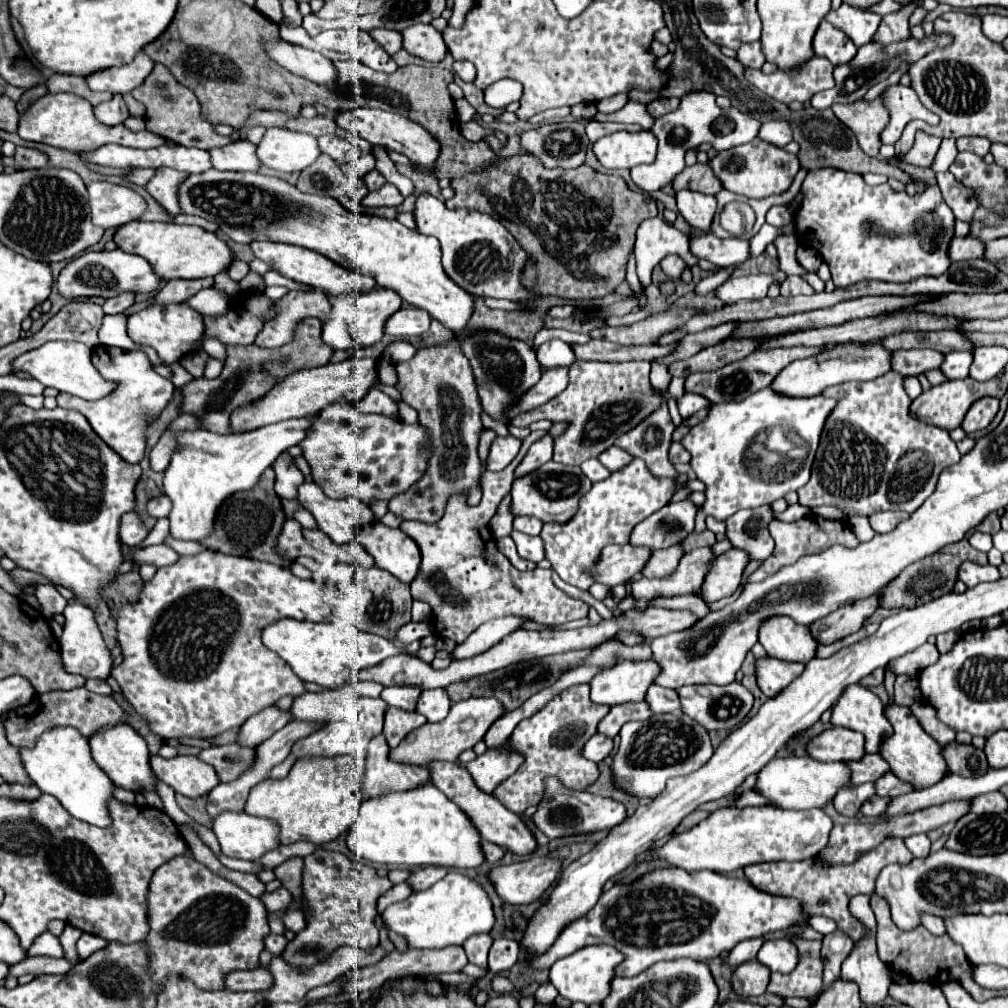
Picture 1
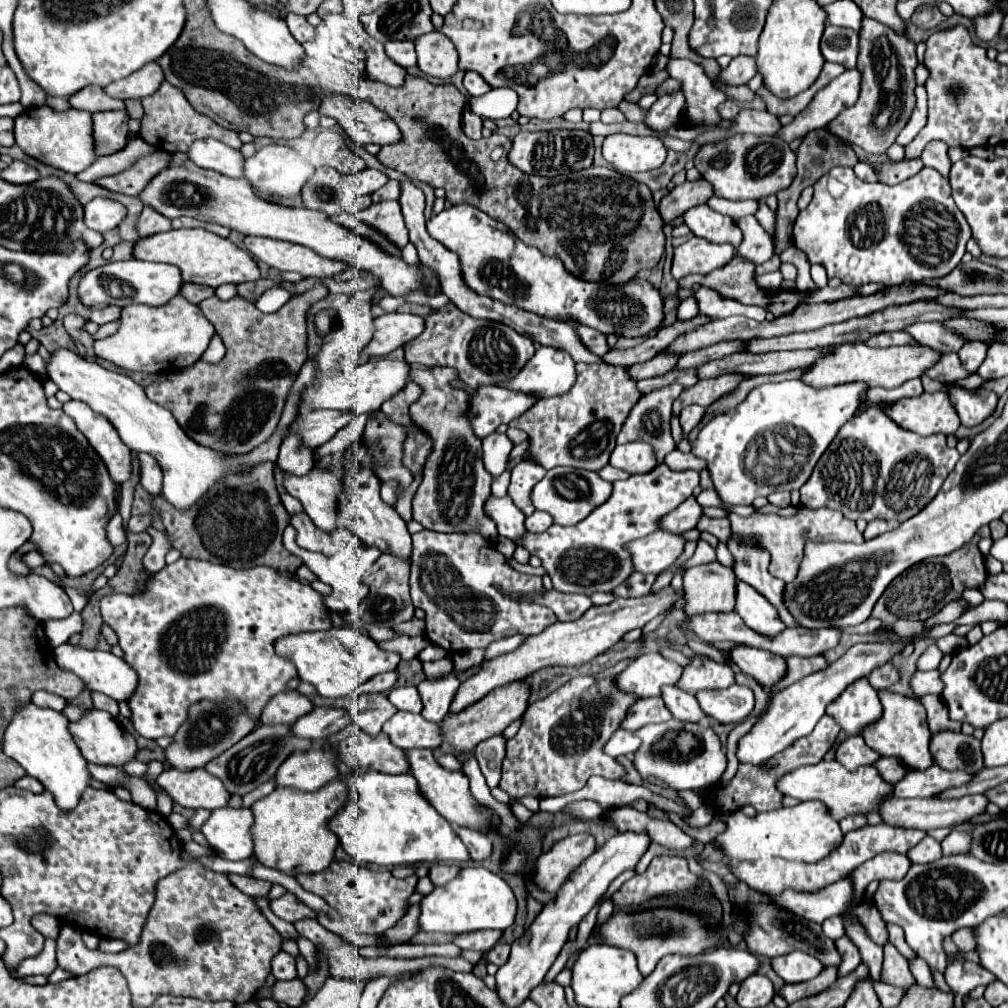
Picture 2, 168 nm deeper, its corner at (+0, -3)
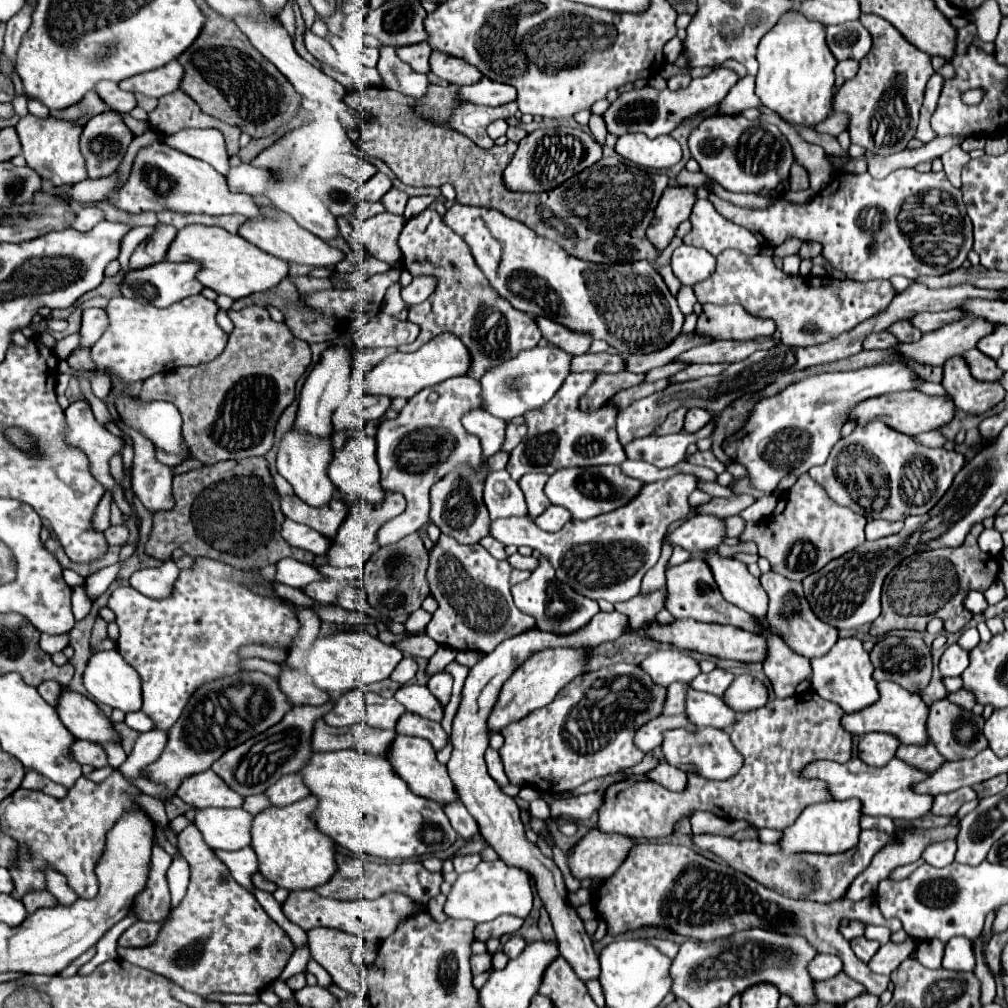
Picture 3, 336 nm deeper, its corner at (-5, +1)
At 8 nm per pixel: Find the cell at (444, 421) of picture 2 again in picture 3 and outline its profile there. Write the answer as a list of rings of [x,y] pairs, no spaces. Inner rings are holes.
[[[482,465],[478,473],[470,473],[470,469],[460,469],[456,473],[446,475],[430,491],[430,501],[432,501],[430,519],[440,527],[442,533],[454,537],[458,543],[464,543],[464,545],[478,543],[482,537],[488,535],[490,517],[482,501],[482,481],[486,479],[486,473],[488,473],[486,465]]]

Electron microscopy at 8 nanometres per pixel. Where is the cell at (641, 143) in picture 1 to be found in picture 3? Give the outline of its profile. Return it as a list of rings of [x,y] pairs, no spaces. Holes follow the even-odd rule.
[[[644,133],[626,135],[616,141],[616,153],[636,165],[654,169],[668,169],[682,159],[682,149],[670,135],[656,139],[650,139]]]

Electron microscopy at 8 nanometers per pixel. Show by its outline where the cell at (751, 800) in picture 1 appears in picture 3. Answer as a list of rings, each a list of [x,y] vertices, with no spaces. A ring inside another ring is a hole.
[[[698,811],[692,817],[692,831],[694,833],[712,833],[712,835],[724,835],[724,837],[732,837],[736,831],[744,830],[749,825],[746,821],[728,821],[722,819],[714,813],[706,813],[706,811]]]

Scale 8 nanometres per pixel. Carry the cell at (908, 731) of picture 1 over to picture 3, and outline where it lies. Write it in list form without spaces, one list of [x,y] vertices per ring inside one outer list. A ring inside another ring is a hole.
[[[882,681],[878,683],[878,693],[880,693],[880,699],[862,709],[856,711],[856,713],[844,713],[842,717],[842,727],[852,733],[852,735],[866,735],[866,733],[872,733],[872,731],[880,731],[880,733],[890,733],[890,735],[896,735],[902,743],[906,745],[916,745],[916,743],[926,743],[928,737],[926,737],[926,717],[928,717],[928,705],[920,699],[920,695],[914,695],[902,687],[898,687],[896,683],[892,681]]]

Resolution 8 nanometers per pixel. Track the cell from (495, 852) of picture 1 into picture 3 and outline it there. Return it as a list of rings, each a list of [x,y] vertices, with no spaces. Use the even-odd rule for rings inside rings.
[[[450,801],[444,805],[444,813],[448,815],[454,831],[466,839],[466,837],[472,837],[474,833],[478,833],[478,823],[476,819],[466,811],[466,807],[462,805],[462,801]]]

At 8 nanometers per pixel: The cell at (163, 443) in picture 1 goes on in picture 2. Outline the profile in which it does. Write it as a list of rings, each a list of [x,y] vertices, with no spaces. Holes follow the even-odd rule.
[[[139,453],[139,461],[141,461],[141,485],[149,491],[149,493],[161,493],[161,467],[157,465],[157,461],[153,457],[149,457],[147,453]]]

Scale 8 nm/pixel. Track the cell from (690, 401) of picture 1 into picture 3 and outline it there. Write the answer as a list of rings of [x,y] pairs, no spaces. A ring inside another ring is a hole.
[[[690,409],[684,419],[684,431],[696,433],[698,429],[702,429],[702,425],[706,425],[706,421],[710,421],[710,417],[712,413],[706,413],[704,409]]]

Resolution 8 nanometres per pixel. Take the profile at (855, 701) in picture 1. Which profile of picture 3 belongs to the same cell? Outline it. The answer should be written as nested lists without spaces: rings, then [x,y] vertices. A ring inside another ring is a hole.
[[[838,637],[834,647],[826,655],[810,659],[810,665],[812,665],[812,679],[810,679],[812,689],[822,699],[838,703],[846,713],[860,711],[860,709],[872,705],[874,701],[878,701],[878,697],[880,697],[878,689],[876,689],[876,681],[872,679],[874,667],[858,637]]]

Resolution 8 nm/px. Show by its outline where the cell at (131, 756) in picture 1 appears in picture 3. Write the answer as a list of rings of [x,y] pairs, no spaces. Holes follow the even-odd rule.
[[[62,691],[56,709],[60,721],[76,739],[94,743],[120,741],[118,733],[112,729],[112,721],[104,717],[104,713],[92,699],[76,691]]]

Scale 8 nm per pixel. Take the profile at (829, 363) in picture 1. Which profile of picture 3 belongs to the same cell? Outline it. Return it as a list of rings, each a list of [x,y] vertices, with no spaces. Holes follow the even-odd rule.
[[[962,311],[962,319],[922,335],[922,339],[916,343],[902,343],[898,345],[898,351],[902,353],[902,357],[912,357],[926,365],[942,365],[948,357],[962,355],[964,351],[974,349],[976,343],[982,337],[994,333],[994,329],[996,323]]]

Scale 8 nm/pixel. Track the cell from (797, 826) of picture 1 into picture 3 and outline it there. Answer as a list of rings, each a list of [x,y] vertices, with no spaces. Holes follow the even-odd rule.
[[[858,799],[826,801],[810,805],[802,811],[802,815],[794,825],[786,827],[780,847],[790,851],[808,851],[808,853],[844,853],[858,845],[858,835],[862,831],[860,817],[862,817],[862,803]]]

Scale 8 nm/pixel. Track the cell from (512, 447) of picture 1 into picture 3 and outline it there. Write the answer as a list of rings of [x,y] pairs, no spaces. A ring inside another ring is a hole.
[[[472,409],[462,417],[462,425],[468,433],[480,439],[484,457],[490,457],[496,451],[500,451],[504,443],[504,429],[506,429],[504,421],[498,421],[498,417],[490,417],[490,413],[482,409]]]

